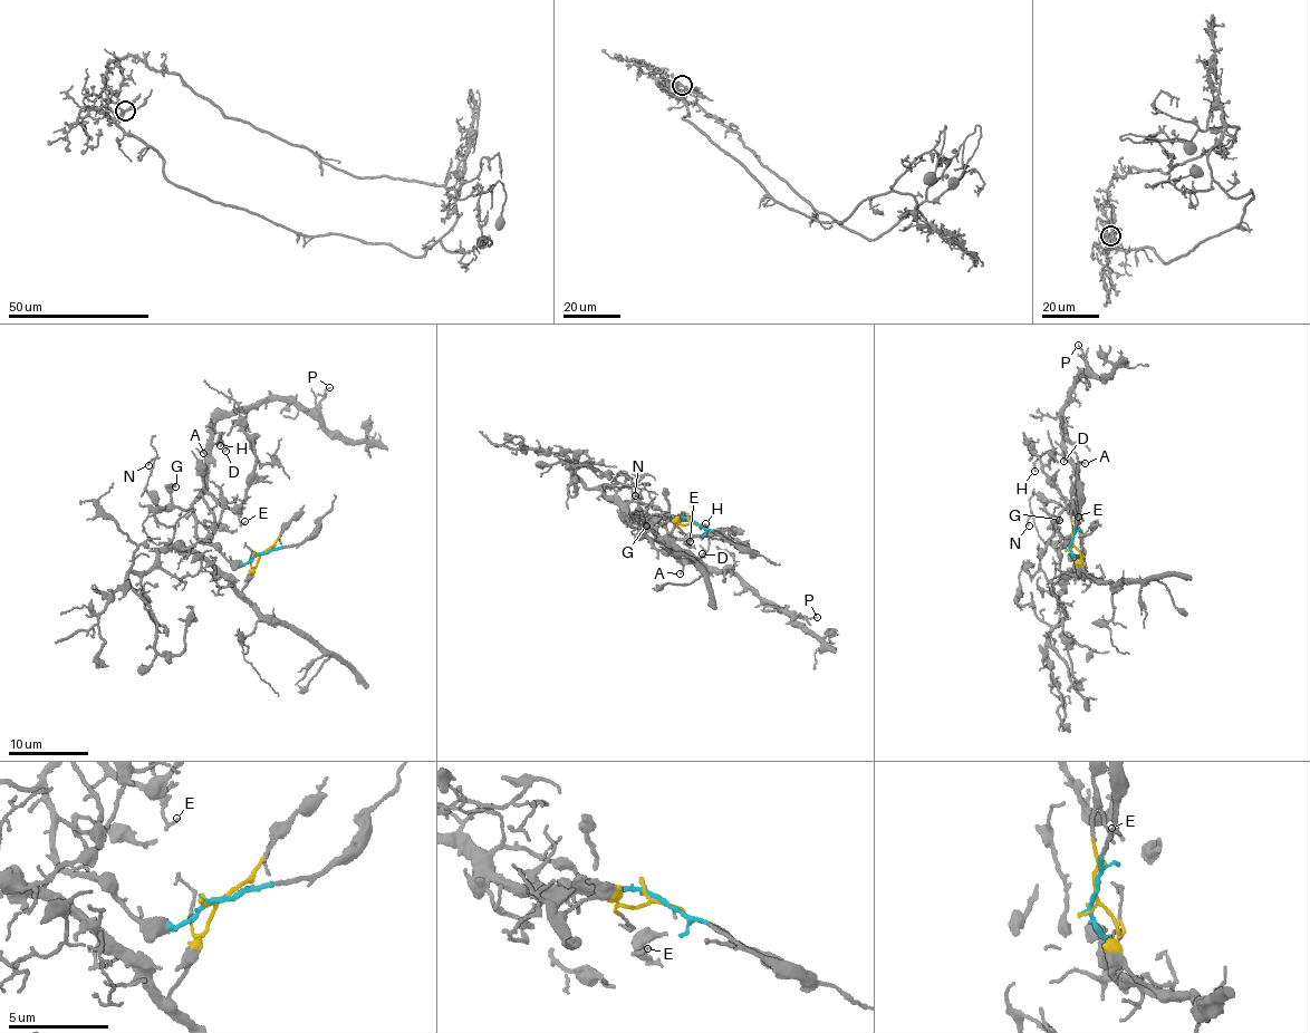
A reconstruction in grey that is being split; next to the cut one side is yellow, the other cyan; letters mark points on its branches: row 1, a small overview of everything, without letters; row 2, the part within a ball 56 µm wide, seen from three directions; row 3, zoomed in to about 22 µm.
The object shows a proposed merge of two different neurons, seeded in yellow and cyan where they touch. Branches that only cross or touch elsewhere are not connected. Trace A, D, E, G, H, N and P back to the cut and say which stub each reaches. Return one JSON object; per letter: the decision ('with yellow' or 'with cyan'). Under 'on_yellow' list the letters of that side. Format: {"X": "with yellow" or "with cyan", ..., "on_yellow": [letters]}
{"A": "with cyan", "D": "with cyan", "E": "with cyan", "G": "with cyan", "H": "with cyan", "N": "with cyan", "P": "with cyan", "on_yellow": []}

